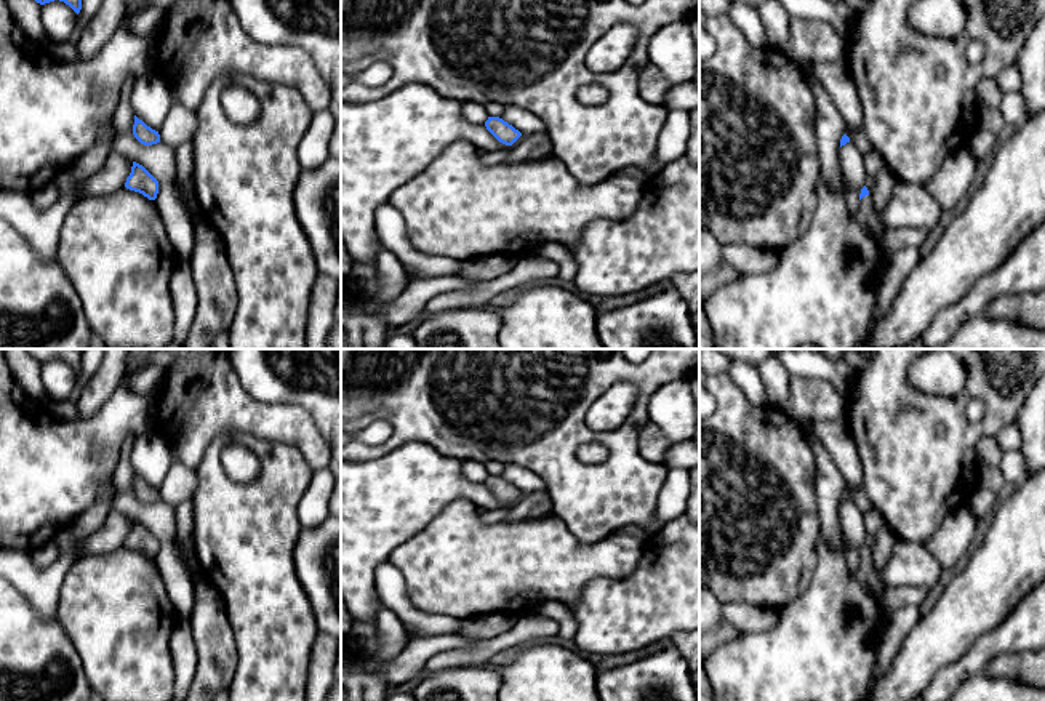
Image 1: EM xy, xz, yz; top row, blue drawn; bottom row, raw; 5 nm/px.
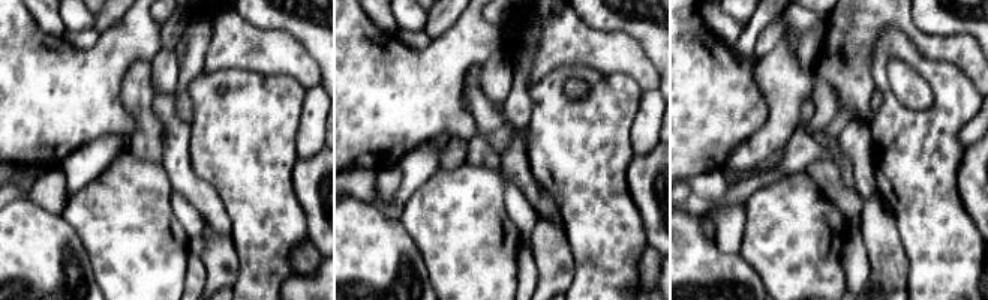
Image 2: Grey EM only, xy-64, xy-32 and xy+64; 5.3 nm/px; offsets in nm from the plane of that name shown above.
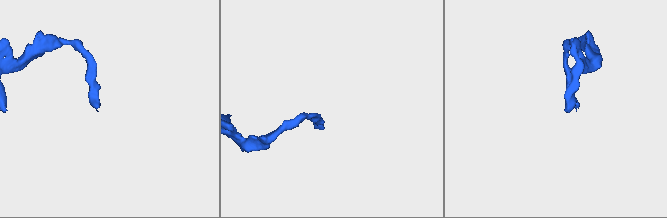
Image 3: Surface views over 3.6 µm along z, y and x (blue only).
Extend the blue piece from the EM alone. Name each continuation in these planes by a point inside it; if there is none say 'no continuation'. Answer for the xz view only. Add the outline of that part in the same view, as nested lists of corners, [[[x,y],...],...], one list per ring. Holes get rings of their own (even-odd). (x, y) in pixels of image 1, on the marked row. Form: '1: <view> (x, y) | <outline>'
no continuation

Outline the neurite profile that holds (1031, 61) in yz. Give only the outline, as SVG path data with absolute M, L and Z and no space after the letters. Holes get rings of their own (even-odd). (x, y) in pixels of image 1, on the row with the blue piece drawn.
M1045 14L1024 42L1016 66L1029 117L1045 110Z

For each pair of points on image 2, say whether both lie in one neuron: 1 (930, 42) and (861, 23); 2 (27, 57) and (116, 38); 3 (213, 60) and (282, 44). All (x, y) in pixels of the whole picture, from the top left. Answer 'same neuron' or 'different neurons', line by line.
1: same neuron
2: same neuron
3: same neuron

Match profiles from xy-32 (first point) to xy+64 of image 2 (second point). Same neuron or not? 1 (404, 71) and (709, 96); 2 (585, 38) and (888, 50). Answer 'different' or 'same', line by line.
1: same
2: different

